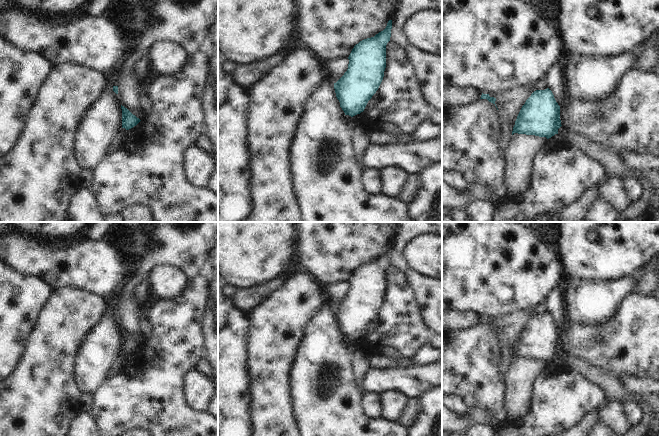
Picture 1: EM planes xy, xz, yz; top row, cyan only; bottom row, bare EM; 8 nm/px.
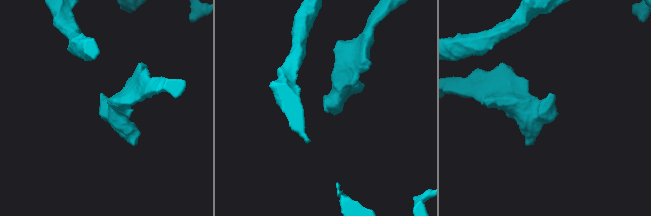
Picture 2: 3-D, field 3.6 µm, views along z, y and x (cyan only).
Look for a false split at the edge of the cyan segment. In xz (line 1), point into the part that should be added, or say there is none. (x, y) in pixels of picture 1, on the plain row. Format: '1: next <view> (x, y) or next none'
1: next none

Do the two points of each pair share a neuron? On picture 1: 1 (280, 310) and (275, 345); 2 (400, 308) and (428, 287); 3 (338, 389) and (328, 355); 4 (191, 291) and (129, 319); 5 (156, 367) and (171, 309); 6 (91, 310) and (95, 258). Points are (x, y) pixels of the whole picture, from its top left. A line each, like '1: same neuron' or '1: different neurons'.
1: same neuron
2: different neurons
3: same neuron
4: different neurons
5: same neuron
6: different neurons

